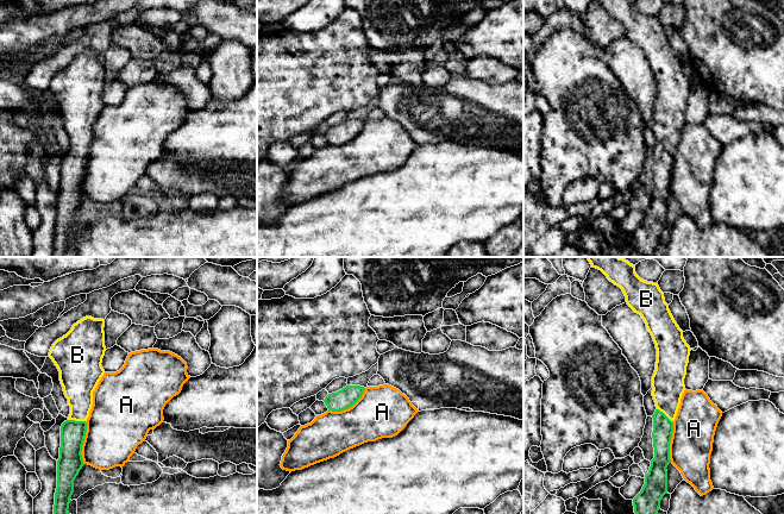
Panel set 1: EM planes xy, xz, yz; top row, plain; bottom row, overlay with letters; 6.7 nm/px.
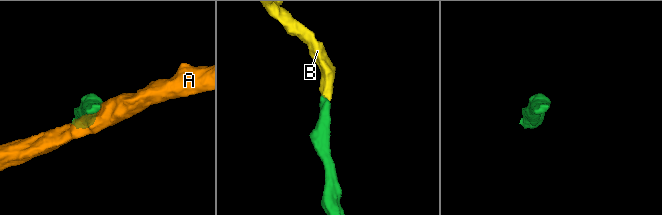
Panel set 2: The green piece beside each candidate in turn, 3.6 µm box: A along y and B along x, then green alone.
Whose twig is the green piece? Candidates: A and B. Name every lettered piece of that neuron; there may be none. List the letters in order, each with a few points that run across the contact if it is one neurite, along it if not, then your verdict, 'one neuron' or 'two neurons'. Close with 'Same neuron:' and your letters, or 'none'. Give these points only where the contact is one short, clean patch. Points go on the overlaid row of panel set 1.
A: two neurons
B: xy (73, 433), (76, 421), (79, 415), (79, 384) | one neuron
Same neuron: B

